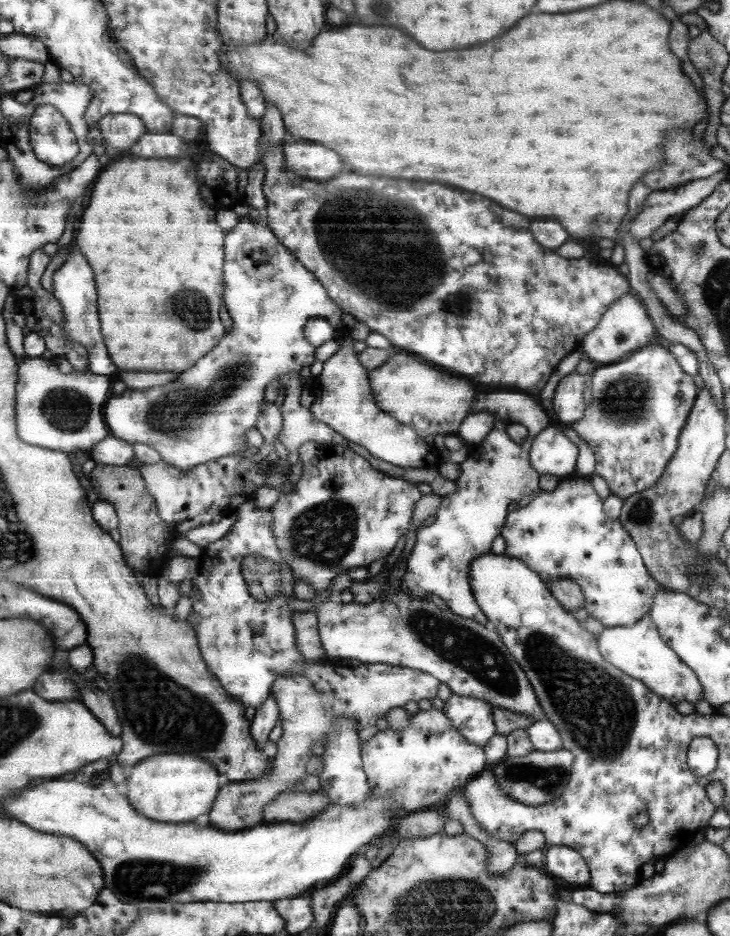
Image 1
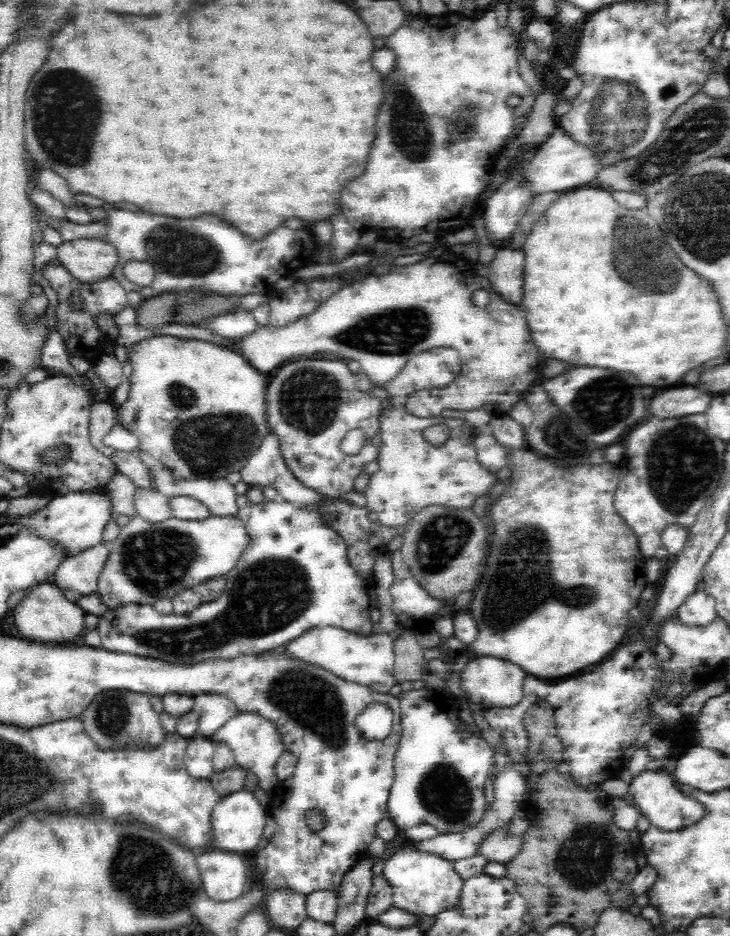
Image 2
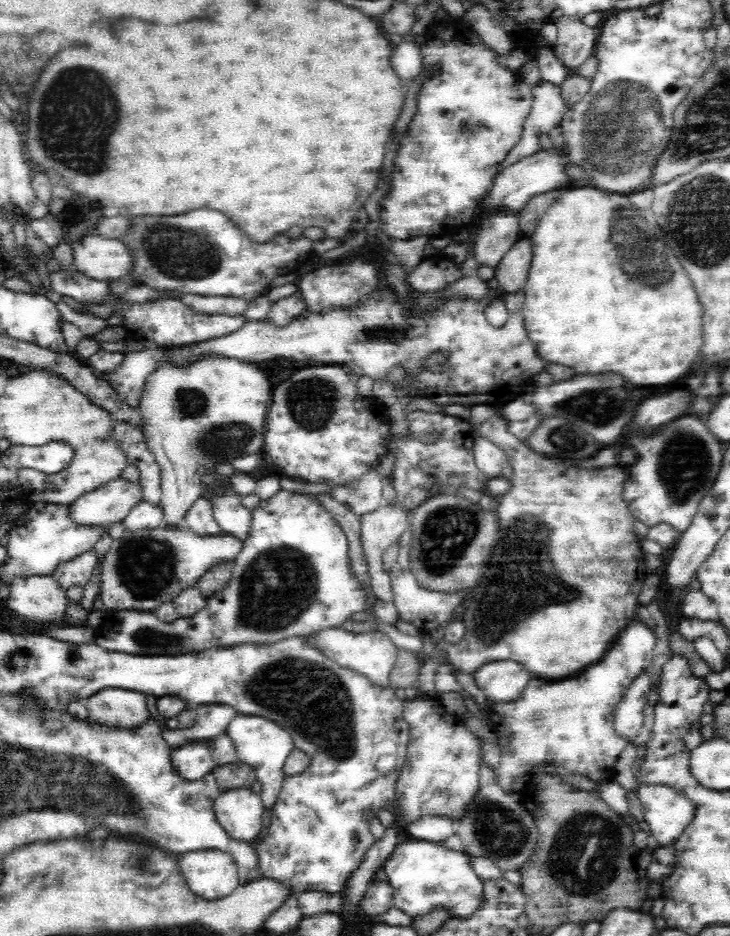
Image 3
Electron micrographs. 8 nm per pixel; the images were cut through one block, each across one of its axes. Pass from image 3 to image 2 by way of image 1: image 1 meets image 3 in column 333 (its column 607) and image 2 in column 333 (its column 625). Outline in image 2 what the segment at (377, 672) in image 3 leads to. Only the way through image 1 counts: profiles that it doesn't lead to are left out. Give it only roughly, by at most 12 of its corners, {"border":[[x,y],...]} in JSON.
{"border":[[314,628],[290,642],[294,659],[389,693],[394,640]]}

